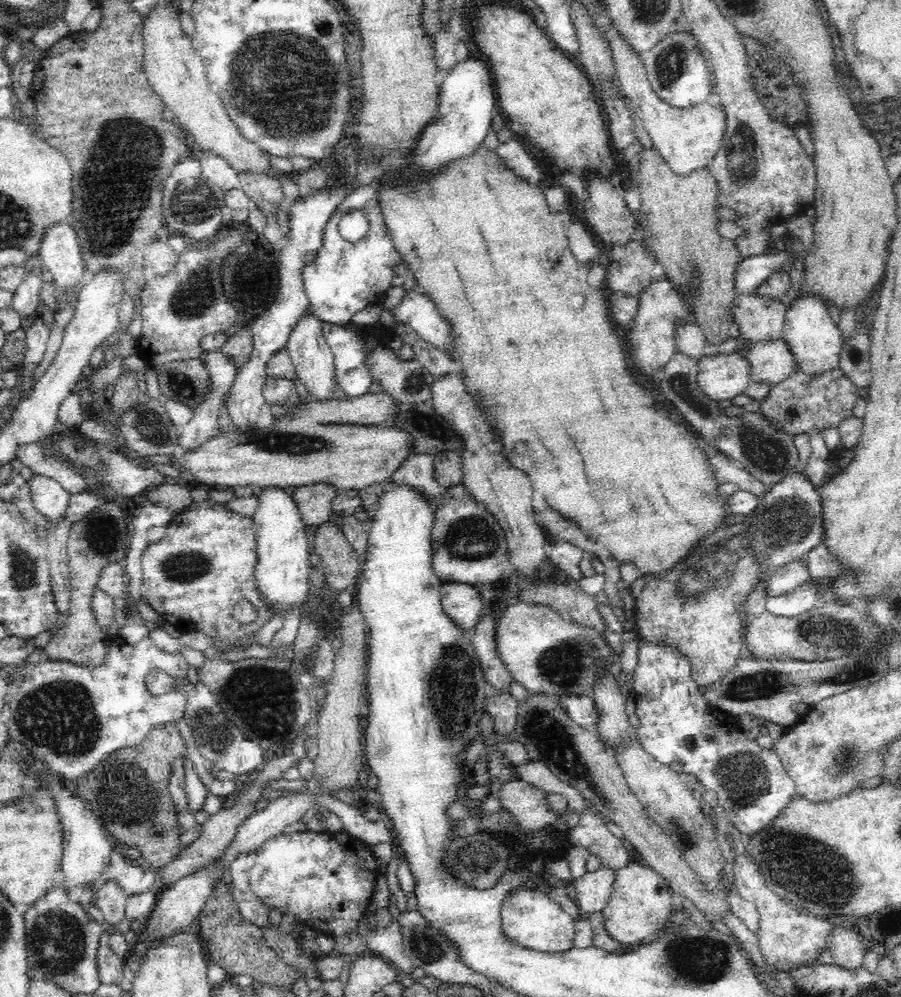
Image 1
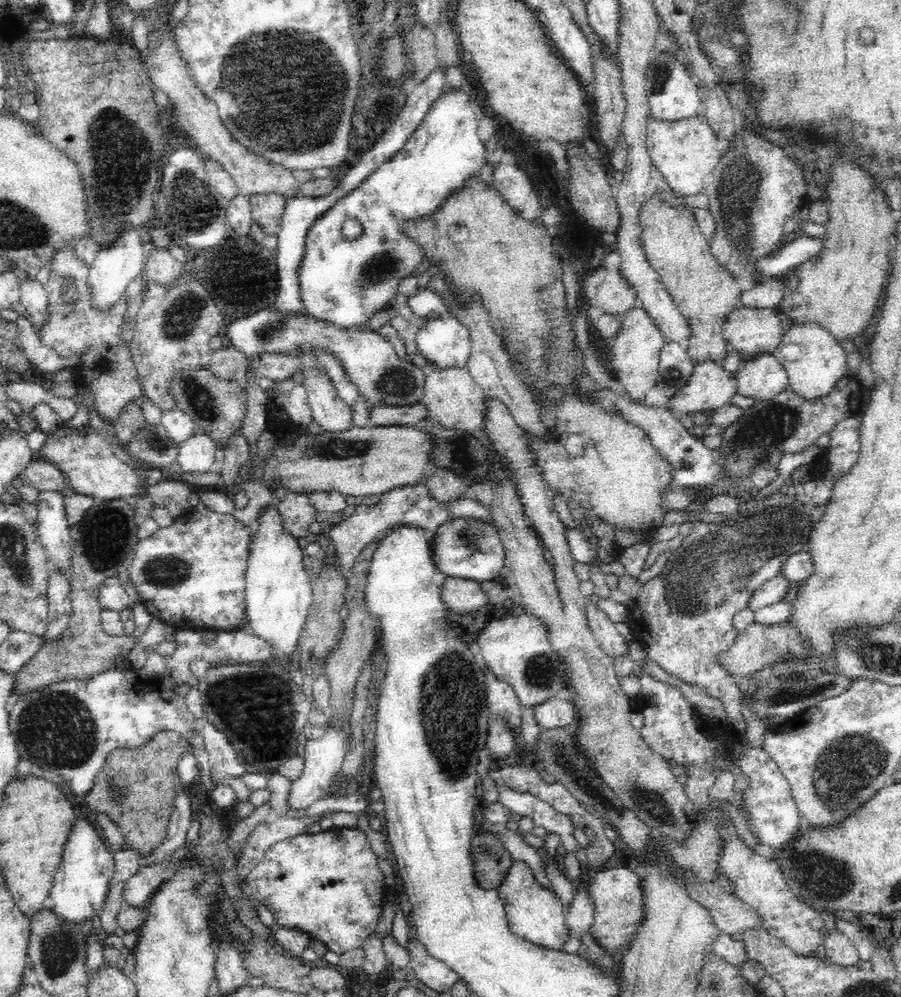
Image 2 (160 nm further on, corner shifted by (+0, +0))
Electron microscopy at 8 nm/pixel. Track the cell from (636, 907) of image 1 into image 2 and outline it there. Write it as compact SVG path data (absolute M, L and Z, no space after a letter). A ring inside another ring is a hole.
M625 865L596 873L588 880L587 888L594 897L595 914L590 929L580 936L580 955L598 961L602 969L612 969L612 966L617 965L619 955L630 948L632 940L646 920L644 882L641 871L632 870Z

